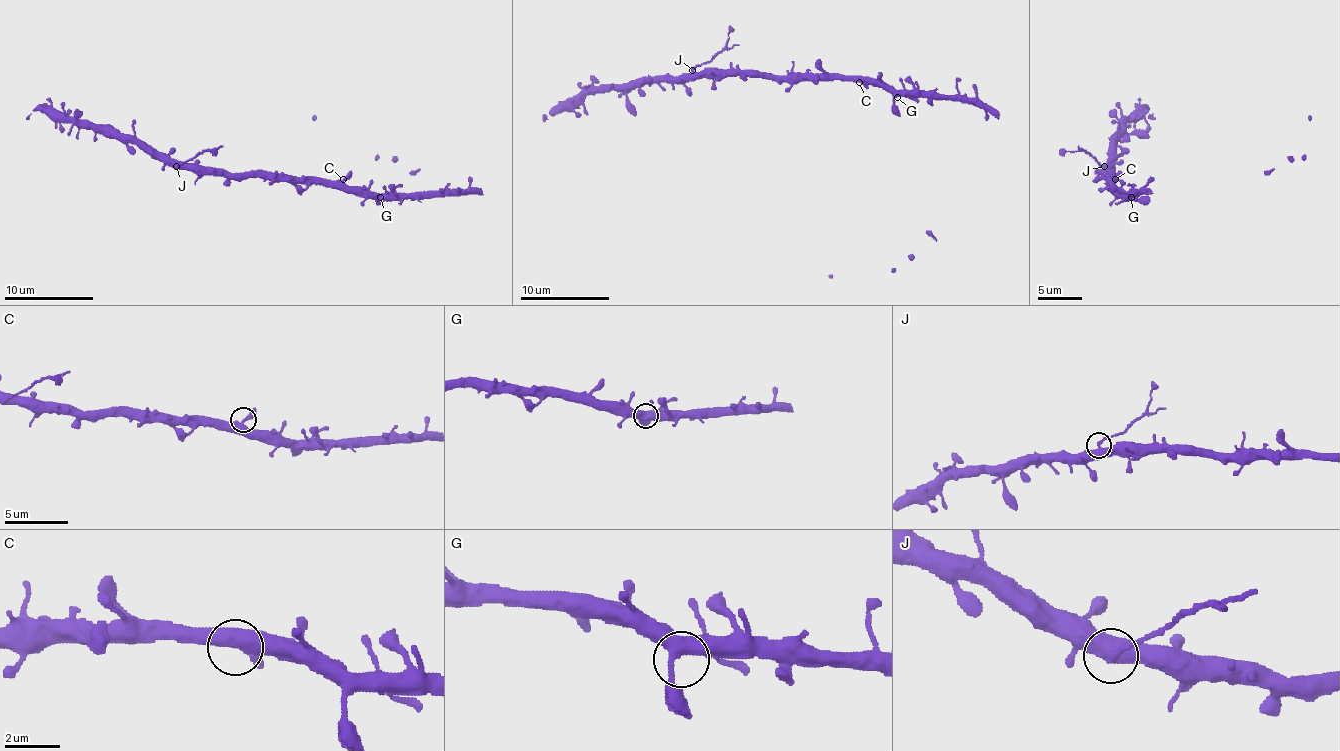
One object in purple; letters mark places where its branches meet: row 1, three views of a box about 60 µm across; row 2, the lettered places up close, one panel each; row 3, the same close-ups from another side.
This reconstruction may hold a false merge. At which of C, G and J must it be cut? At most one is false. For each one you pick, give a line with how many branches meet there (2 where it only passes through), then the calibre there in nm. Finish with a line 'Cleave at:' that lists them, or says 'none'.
J: branches 3; calibre 360 nm
Cleave at: J

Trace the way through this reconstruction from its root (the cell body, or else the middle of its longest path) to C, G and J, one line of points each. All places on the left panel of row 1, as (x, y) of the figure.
C: (314, 179), (343, 179)
G: (314, 179), (343, 181), (347, 186), (367, 188), (380, 197)
J: (314, 179), (225, 177), (221, 173), (194, 173), (176, 166)

